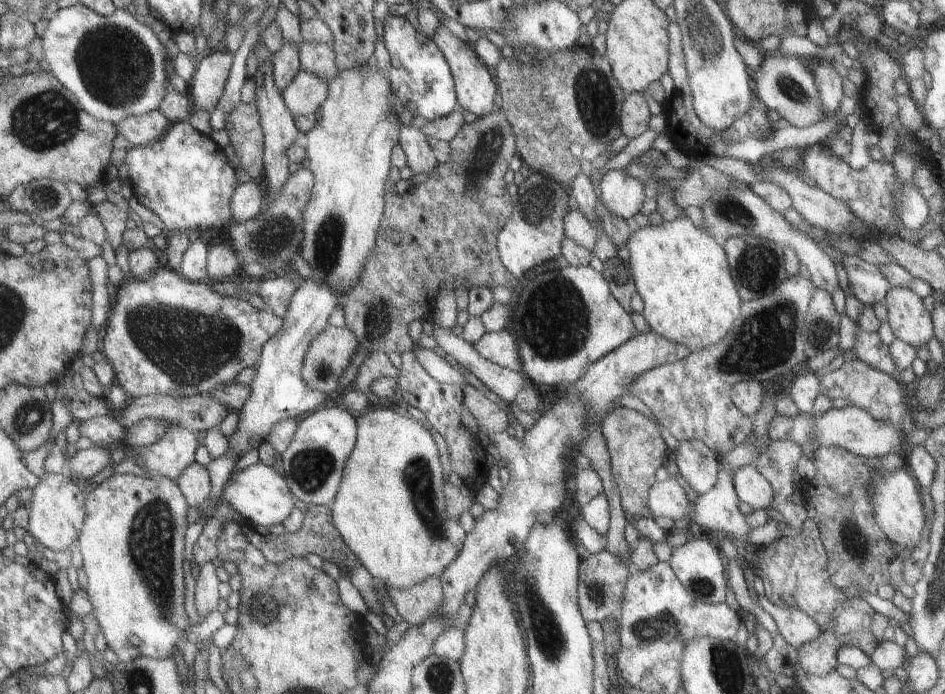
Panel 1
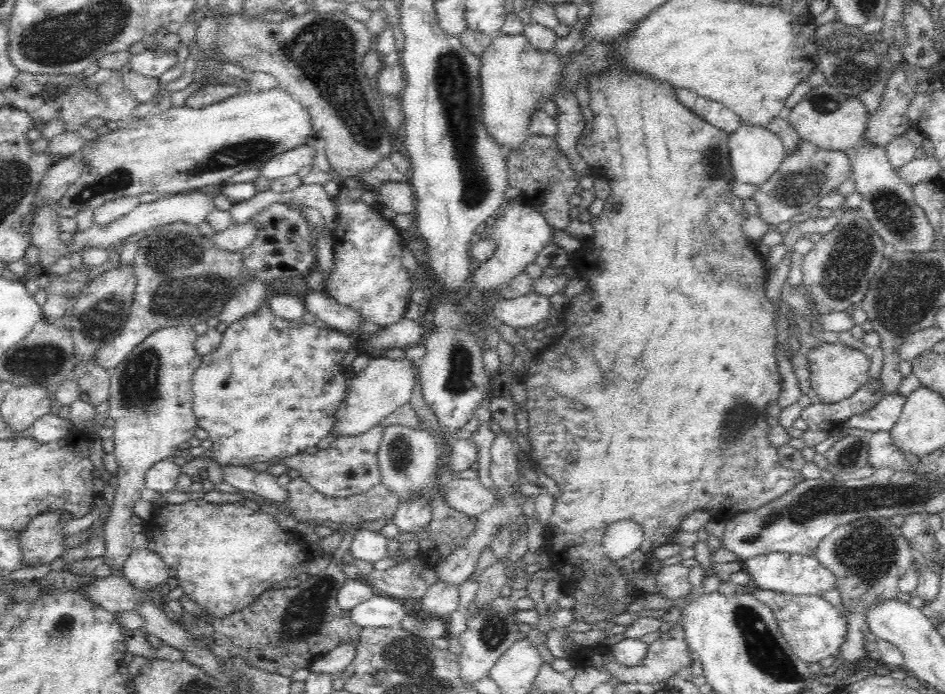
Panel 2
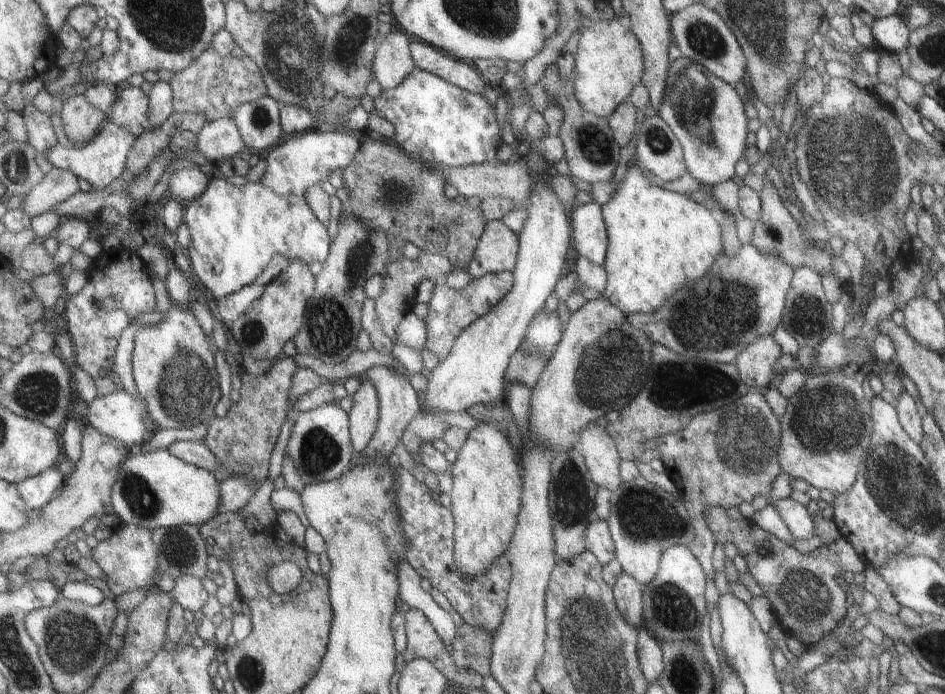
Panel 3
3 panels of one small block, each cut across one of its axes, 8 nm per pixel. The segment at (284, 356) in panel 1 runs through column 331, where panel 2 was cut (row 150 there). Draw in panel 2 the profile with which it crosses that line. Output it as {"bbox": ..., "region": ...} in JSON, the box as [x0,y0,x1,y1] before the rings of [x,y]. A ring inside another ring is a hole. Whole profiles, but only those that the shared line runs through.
{"bbox":[262,144,314,181],"region":[[[302,144],[293,150],[277,154],[262,168],[262,177],[274,181],[297,174],[303,167],[314,165],[314,148]]]}

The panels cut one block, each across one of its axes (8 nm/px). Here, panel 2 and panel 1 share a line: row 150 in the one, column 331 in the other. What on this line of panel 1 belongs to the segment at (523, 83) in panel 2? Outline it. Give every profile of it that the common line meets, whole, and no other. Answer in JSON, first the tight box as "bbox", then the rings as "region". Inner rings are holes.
{"bbox":[330,407,467,590],"region":[[[379,407],[370,408],[356,420],[359,428],[356,449],[345,468],[339,493],[330,505],[333,522],[360,564],[375,580],[387,589],[407,590],[429,576],[443,574],[460,557],[467,534],[459,520],[449,518],[440,446],[433,432],[423,426],[423,420]]]}

